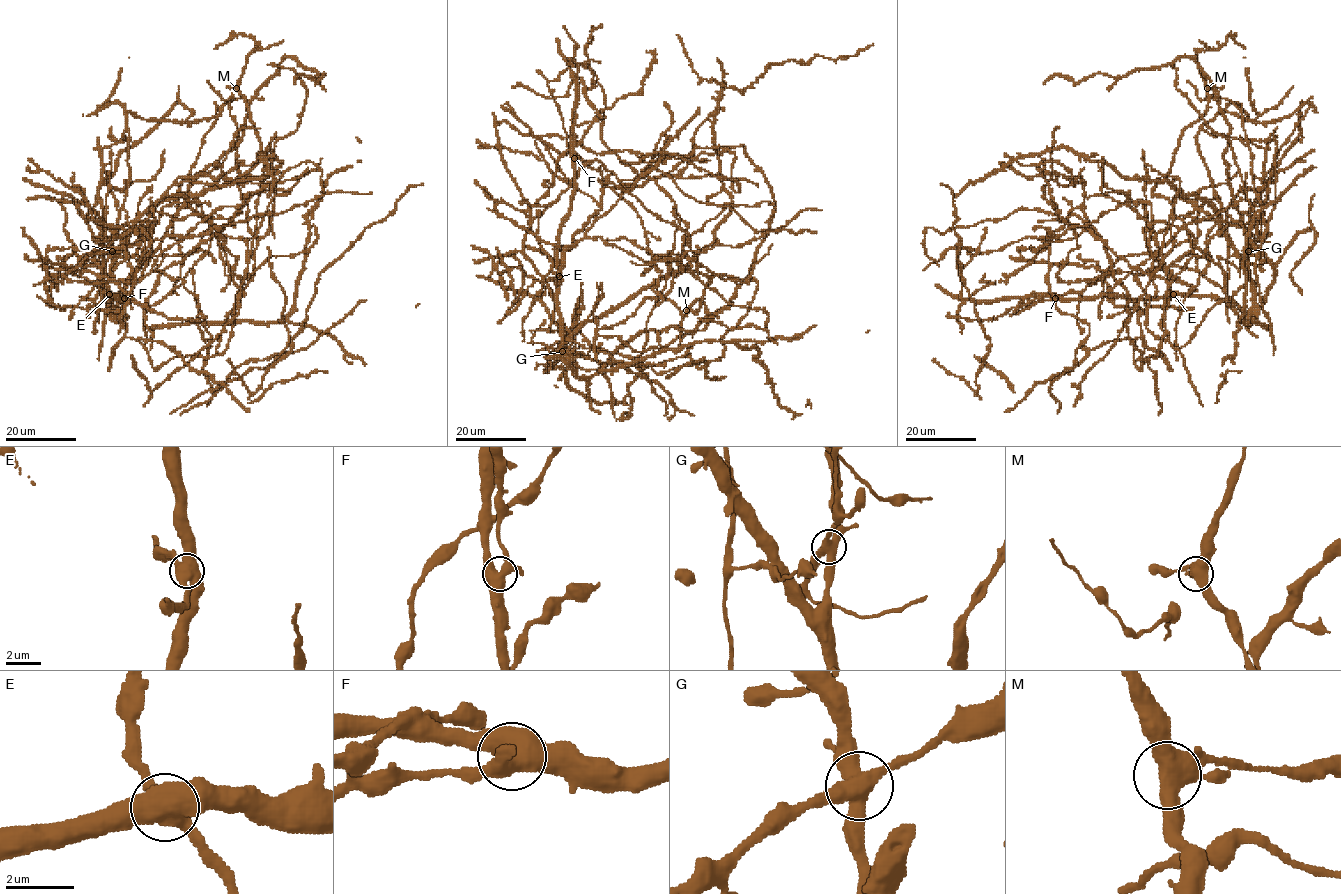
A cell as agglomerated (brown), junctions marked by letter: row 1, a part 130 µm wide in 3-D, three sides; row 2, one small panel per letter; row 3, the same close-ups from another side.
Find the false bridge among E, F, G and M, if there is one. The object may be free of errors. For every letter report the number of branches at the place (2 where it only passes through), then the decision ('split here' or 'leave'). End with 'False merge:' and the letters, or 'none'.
E: 4 branches meet; leave
F: 4 branches meet; leave
G: 4 branches meet; leave
M: 4 branches meet; leave
False merge: none

